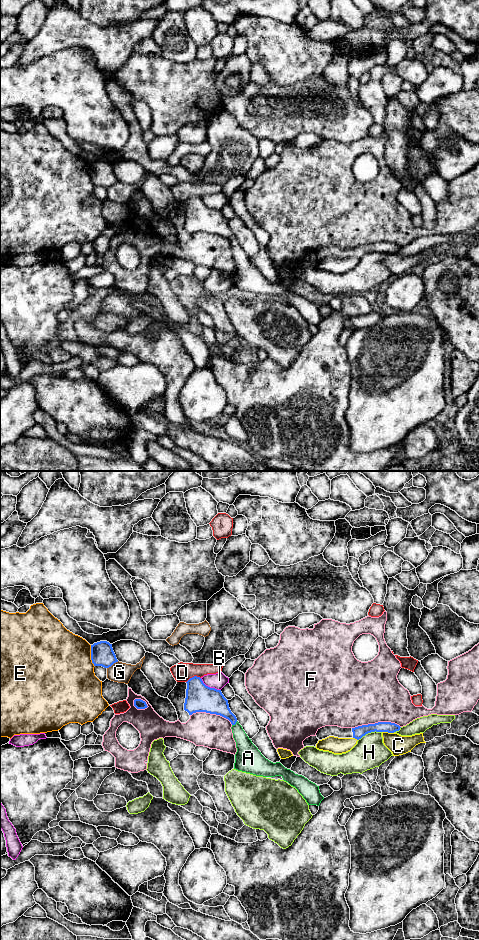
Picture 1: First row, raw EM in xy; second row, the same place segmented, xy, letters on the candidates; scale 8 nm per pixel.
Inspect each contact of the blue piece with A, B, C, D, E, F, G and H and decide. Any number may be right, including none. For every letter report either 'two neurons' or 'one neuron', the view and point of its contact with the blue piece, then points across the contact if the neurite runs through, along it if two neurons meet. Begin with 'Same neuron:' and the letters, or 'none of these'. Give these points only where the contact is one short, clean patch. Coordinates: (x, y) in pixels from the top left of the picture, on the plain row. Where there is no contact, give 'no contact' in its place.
Same neuron: A
A: one neuron; meets blue in xy at (234, 244); runs through xy (213, 221), (234, 244), (247, 272)
B: two neurons; meets blue in xy at (209, 207)
C: two neurons; meets blue in xy at (388, 252)
D: two neurons; meets blue in xy at (194, 196)
E: two neurons; meets blue in xy at (91, 176)
F: two neurons; meets blue in xy at (376, 243)
G: two neurons; meets blue in xy at (112, 184)
H: two neurons; meets blue in xy at (369, 252)

